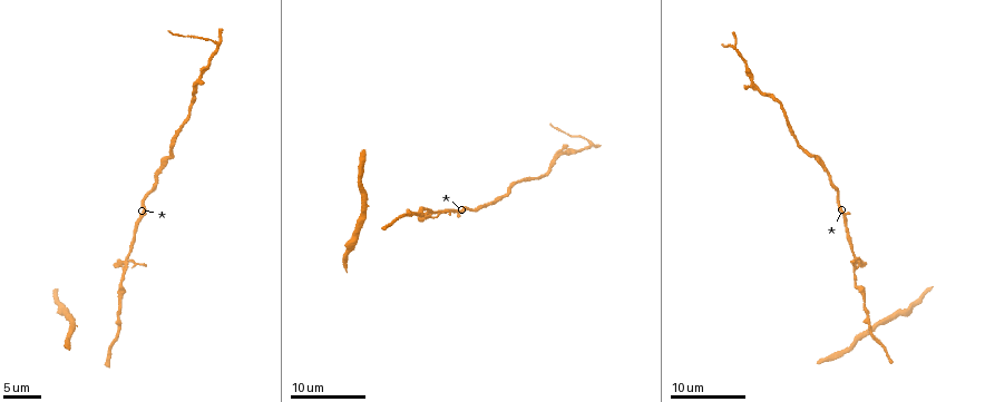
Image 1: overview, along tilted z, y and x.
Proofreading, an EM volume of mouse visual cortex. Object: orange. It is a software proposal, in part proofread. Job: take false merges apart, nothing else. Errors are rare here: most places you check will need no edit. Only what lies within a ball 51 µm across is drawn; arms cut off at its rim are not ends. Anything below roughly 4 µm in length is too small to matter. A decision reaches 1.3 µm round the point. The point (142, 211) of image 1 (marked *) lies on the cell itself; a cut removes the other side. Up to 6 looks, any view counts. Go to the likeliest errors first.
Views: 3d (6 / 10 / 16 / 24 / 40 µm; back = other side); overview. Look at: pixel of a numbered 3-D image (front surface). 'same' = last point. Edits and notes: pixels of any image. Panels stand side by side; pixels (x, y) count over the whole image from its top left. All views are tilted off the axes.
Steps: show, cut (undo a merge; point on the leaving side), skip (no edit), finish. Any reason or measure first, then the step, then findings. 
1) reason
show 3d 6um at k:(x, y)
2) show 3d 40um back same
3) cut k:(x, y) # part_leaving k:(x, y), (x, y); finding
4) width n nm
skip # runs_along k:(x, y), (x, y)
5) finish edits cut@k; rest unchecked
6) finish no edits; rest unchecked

narrows sharply
show 3d 16um at 1:(201, 75)

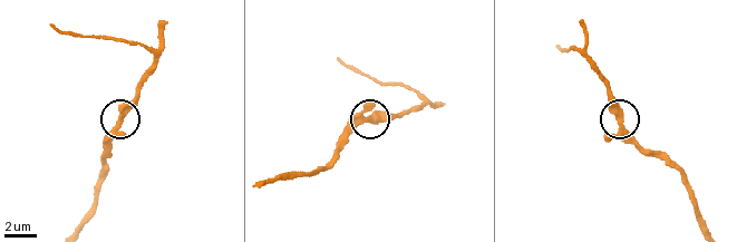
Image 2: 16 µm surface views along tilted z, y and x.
show 3d 6um at 2:(121, 117)

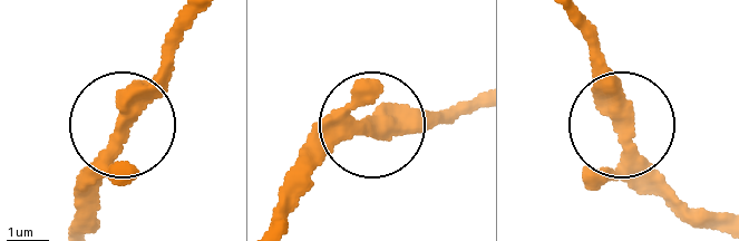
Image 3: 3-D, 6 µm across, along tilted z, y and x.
from behind
show 3d 6um back at 3:(122, 129)

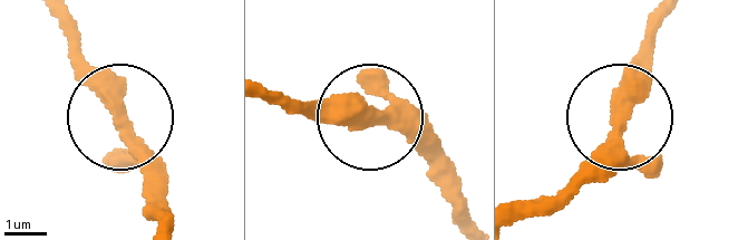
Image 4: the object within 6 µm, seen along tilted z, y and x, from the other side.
skip # runs_along 4:(523, 221), (614, 126), (630, 67), (654, 36); one cell here

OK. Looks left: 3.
four-way junction
show 3d 24um at 1:(122, 261)

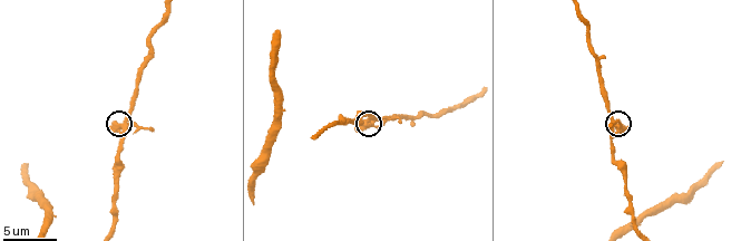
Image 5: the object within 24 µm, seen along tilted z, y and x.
show 3d 10um at 5:(372, 127)

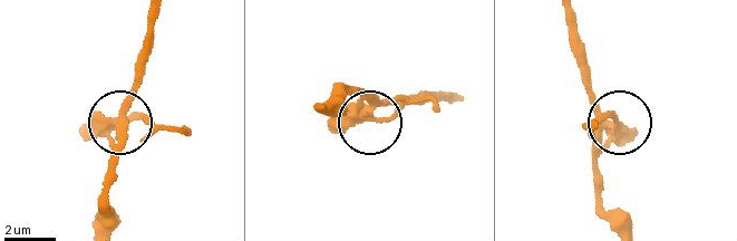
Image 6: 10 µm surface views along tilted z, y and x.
cut 6:(85, 136) # part_leaving 6:(368, 111), (387, 119), (422, 97), (437, 107); two cells meet here

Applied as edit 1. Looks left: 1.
finish edits cut@6; rest unchecked

